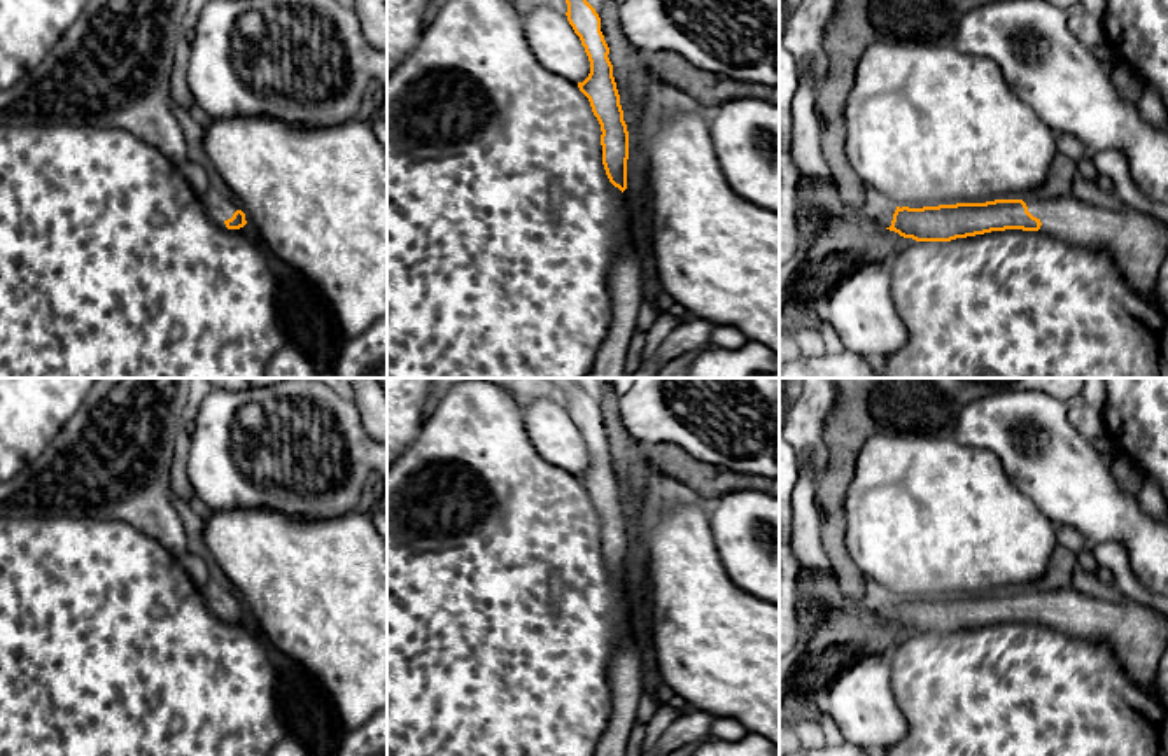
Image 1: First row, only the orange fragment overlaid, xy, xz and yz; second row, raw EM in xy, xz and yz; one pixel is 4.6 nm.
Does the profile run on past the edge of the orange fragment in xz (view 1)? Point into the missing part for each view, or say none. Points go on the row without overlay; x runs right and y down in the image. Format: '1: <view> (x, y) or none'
1: none

